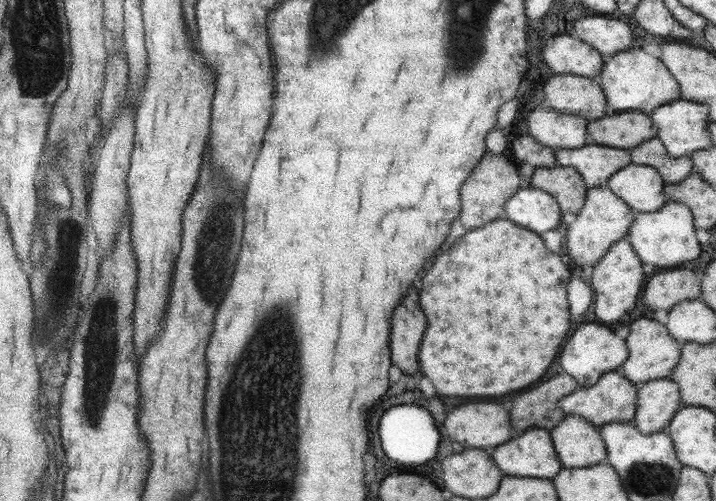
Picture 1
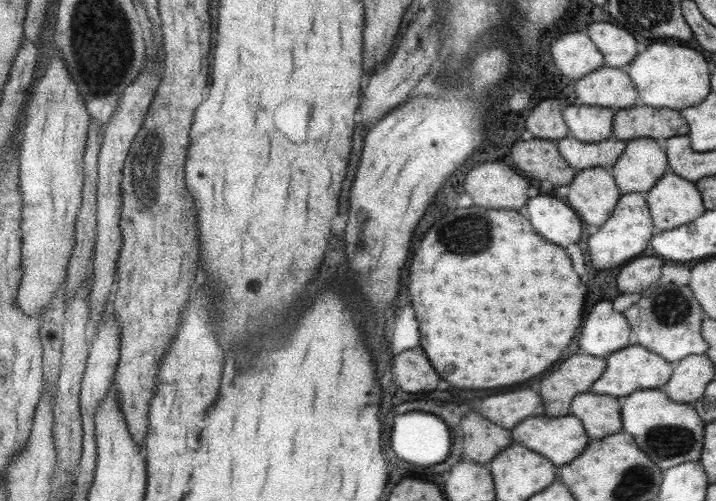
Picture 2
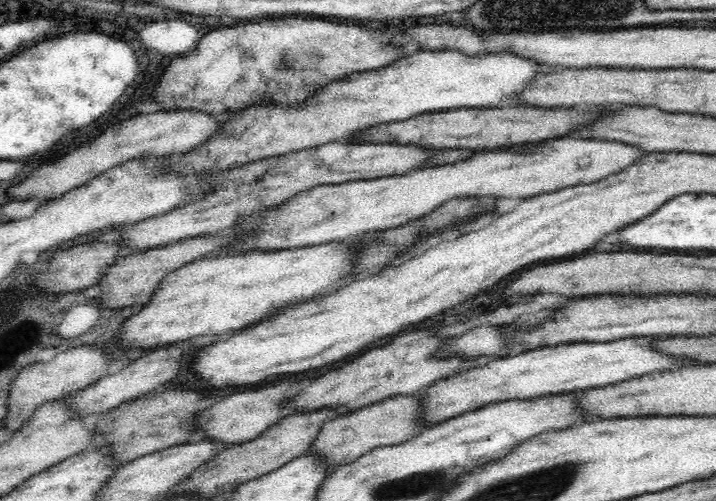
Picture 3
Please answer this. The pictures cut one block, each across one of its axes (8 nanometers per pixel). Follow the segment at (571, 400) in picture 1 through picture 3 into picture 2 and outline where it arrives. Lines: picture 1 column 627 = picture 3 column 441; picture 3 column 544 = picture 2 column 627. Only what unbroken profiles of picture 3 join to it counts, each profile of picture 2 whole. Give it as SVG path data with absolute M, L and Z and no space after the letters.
M633 343L613 352L613 354L605 358L605 362L603 374L593 382L590 390L595 394L618 397L619 400L636 390L659 390L660 386L663 386L669 380L674 365L659 355L653 354L651 350L645 350L642 346Z

